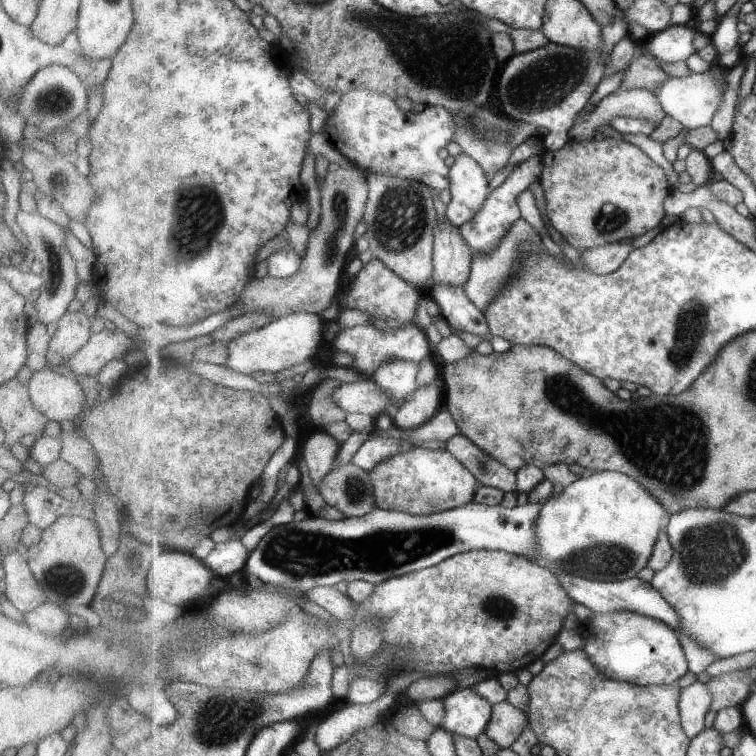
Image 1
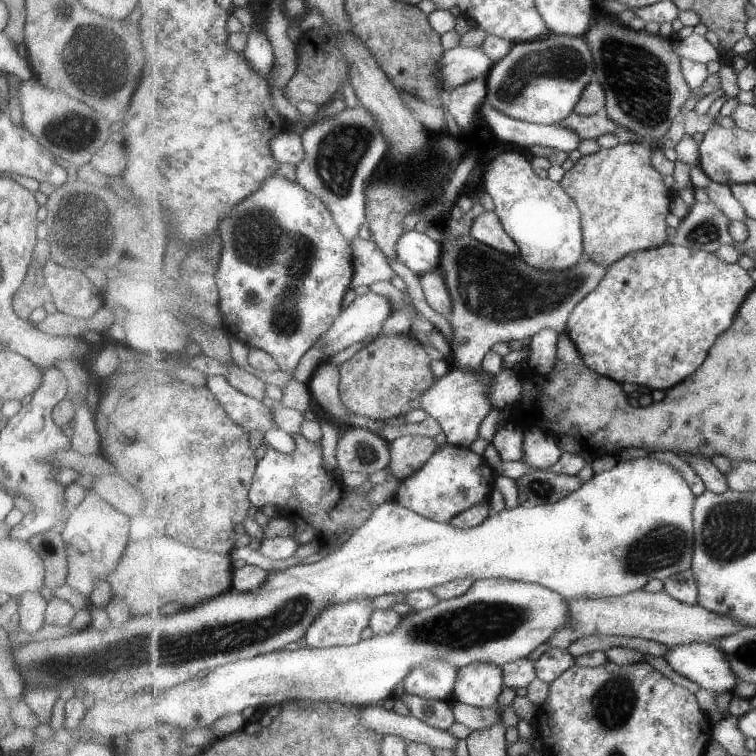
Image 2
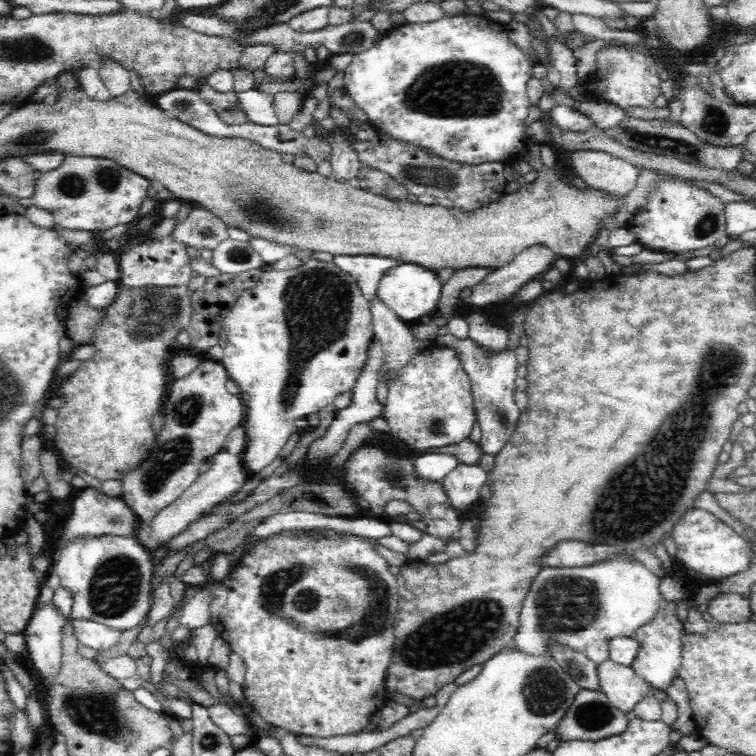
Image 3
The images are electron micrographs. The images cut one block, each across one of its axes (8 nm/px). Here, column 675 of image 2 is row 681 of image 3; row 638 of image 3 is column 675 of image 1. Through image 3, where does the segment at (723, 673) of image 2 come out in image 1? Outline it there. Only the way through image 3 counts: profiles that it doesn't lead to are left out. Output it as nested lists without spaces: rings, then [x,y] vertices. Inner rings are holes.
[[[630,611],[611,614],[593,612],[592,621],[587,626],[584,628],[586,643],[583,650],[601,671],[614,679],[636,685],[672,685],[691,671],[681,639],[668,624],[660,620]]]

